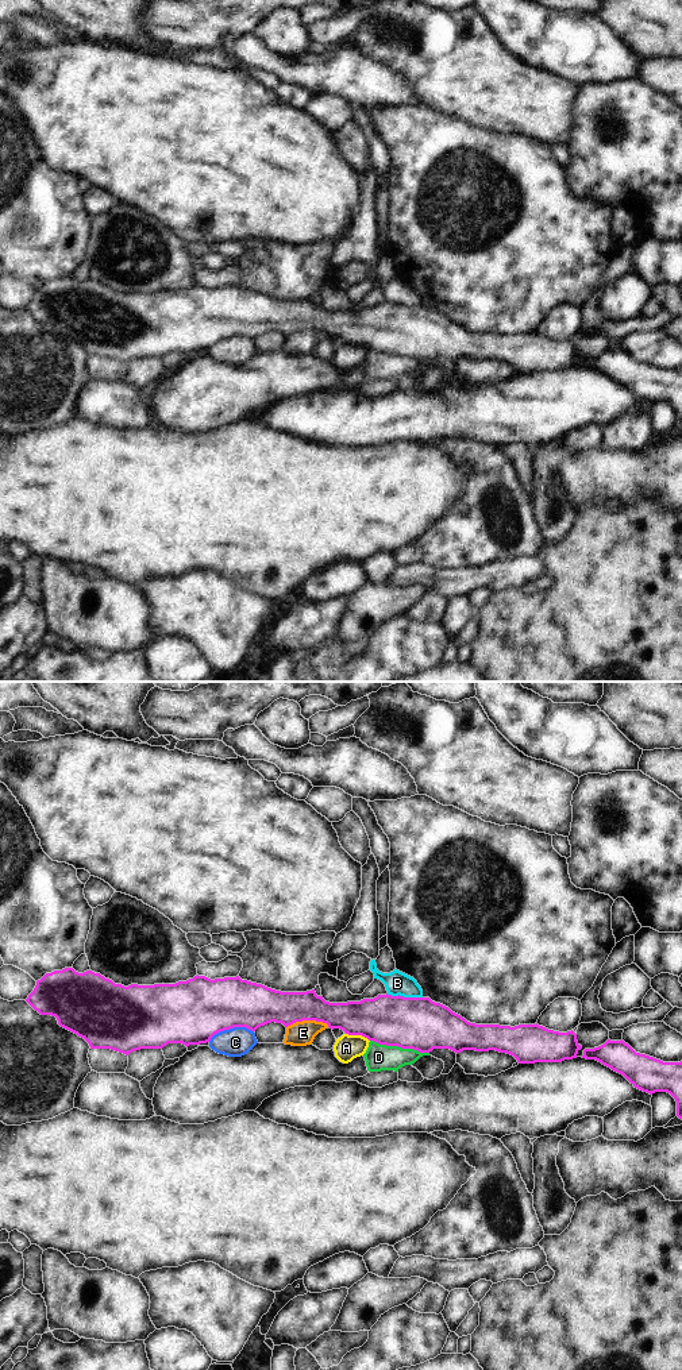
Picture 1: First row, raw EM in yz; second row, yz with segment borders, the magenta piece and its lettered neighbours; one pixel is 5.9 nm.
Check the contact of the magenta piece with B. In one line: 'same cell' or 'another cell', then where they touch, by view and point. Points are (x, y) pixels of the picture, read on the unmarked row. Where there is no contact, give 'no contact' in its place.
another cell | yz (403, 305)

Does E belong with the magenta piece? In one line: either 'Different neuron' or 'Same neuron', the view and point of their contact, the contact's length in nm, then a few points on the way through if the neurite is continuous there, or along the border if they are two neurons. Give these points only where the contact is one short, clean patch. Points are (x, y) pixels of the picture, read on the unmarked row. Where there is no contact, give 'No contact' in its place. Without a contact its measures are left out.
Different neuron. Touches magenta at yz (307, 328). Shared border 260 nm. Boundary: yz (328, 334), (320, 330), (296, 330), (286, 336).

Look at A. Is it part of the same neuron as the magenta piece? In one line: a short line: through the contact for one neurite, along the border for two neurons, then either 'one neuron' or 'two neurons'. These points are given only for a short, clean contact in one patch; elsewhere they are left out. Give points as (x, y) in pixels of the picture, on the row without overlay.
line yz (346, 342), (363, 344), (369, 350); two neurons

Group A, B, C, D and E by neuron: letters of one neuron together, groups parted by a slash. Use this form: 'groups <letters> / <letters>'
groups A / B / C / D / E

